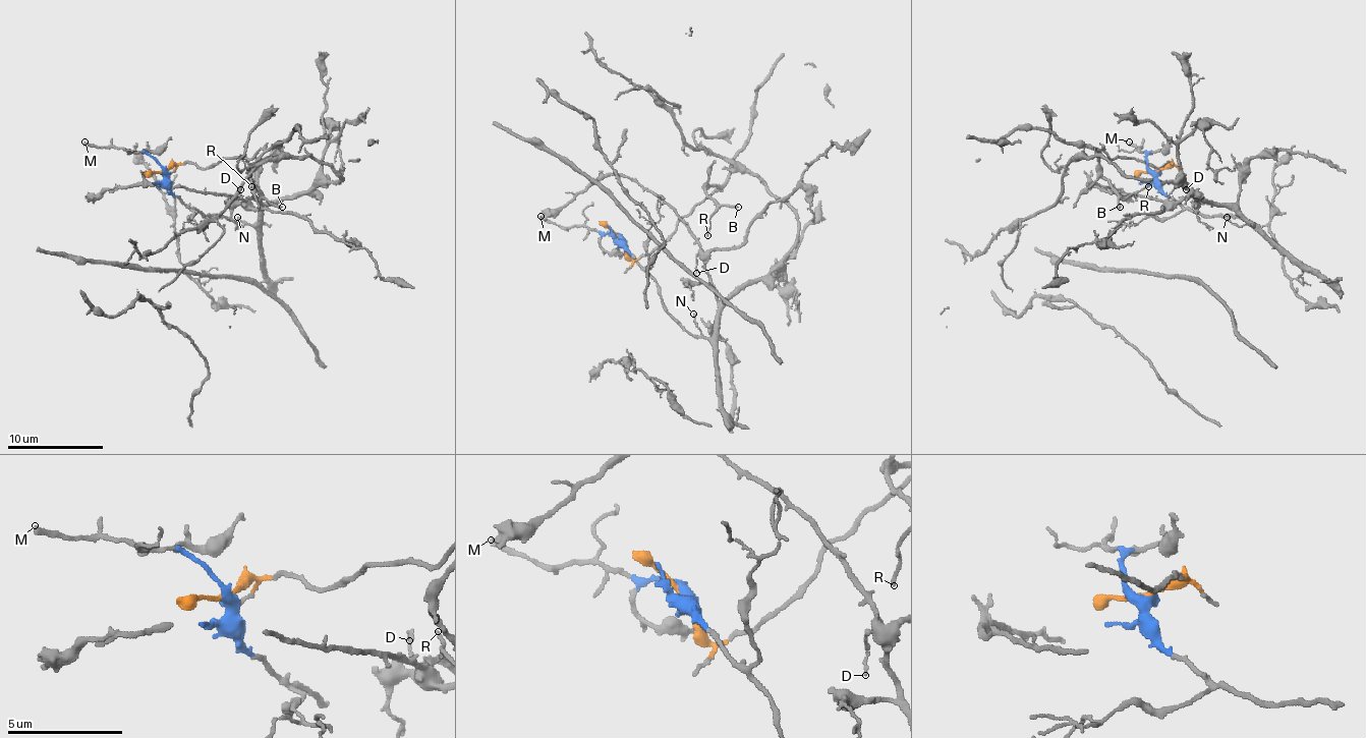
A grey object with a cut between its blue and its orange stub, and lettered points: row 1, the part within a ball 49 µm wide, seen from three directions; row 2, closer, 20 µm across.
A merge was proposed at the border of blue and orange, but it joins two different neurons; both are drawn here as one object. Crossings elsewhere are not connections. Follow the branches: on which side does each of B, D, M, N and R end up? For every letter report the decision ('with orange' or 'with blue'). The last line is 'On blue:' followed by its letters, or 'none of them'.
B: with orange
D: with blue
M: with blue
N: with blue
R: with orange
On blue: D, M, N

